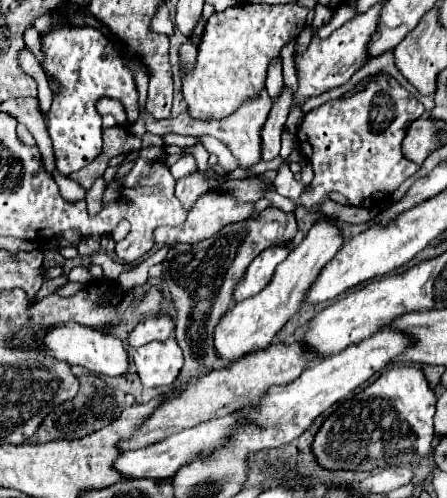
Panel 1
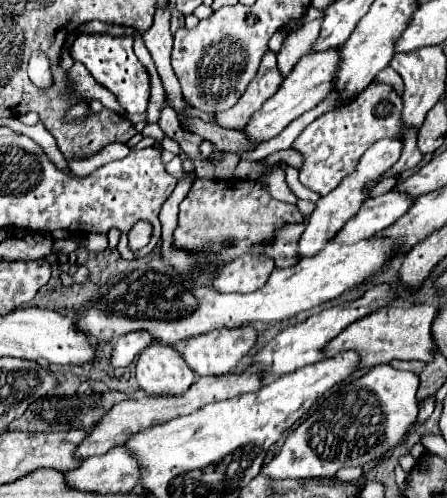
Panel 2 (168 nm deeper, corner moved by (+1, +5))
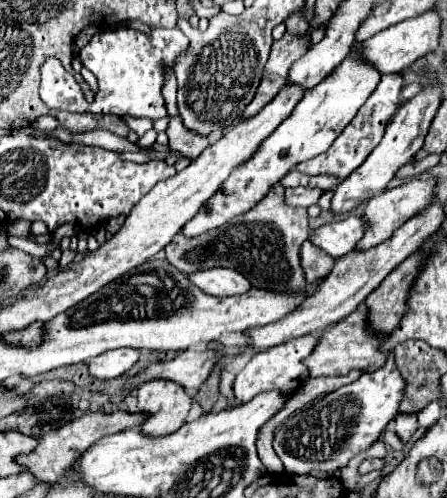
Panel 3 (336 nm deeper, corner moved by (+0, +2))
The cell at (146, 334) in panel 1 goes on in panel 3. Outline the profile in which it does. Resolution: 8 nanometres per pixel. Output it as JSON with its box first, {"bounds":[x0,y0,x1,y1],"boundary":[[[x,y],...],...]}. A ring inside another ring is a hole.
{"bounds":[88,349,140,379],"boundary":[[[112,349],[90,359],[88,371],[96,379],[114,379],[124,375],[140,357],[138,349]]]}

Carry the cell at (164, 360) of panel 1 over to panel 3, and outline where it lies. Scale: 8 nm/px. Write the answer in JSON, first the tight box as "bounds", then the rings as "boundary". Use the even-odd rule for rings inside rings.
{"bounds":[136,381,192,437],"boundary":[[[152,381],[142,385],[136,393],[138,411],[148,415],[140,425],[140,431],[148,437],[172,435],[186,423],[192,399],[180,385],[170,385],[170,381]]]}

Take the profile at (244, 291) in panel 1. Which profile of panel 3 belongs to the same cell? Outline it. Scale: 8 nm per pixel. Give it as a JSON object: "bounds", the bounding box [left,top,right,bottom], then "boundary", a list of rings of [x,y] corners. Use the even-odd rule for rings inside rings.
{"bounds":[188,267,252,297],"boundary":[[[214,267],[214,269],[202,269],[188,275],[190,283],[202,289],[208,295],[214,297],[232,297],[246,293],[252,285],[242,277],[240,273],[234,273],[234,269],[226,267]]]}

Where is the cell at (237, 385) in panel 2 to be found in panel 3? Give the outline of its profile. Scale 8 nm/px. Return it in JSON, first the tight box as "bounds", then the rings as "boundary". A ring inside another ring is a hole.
{"bounds":[16,411,142,481],"boundary":[[[116,411],[116,413],[86,413],[82,417],[76,417],[72,421],[68,421],[66,425],[52,429],[50,433],[44,433],[42,439],[38,441],[36,449],[26,453],[26,455],[18,455],[16,463],[22,465],[28,473],[34,473],[36,481],[54,481],[54,477],[58,477],[58,473],[62,473],[62,469],[66,469],[66,465],[70,465],[70,461],[74,461],[74,457],[80,457],[84,449],[88,449],[94,441],[118,433],[120,429],[128,429],[128,427],[138,427],[142,423],[142,413],[126,413],[126,411]]]}

